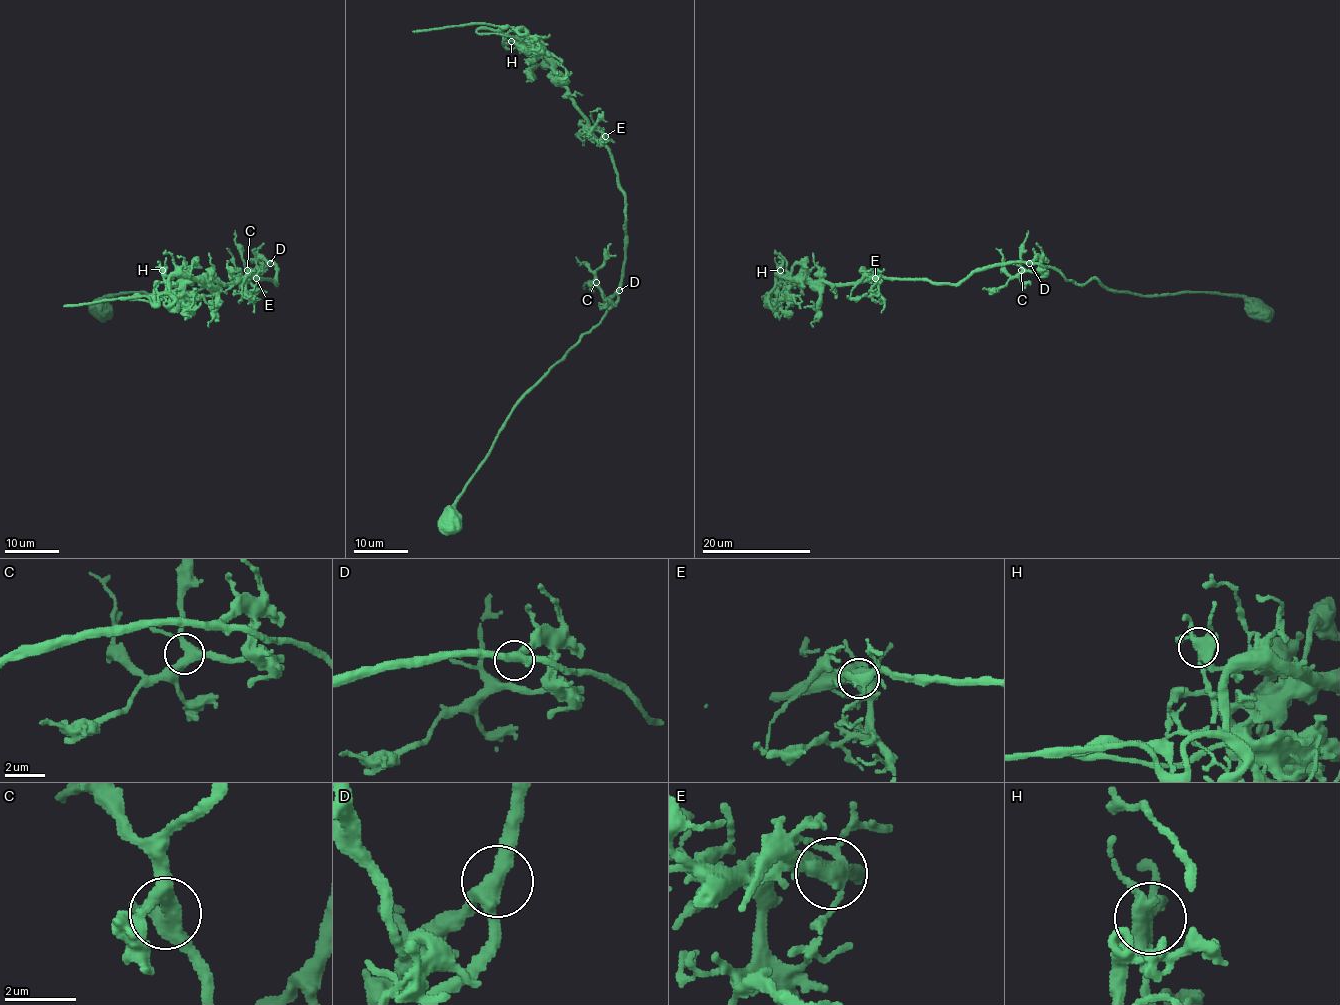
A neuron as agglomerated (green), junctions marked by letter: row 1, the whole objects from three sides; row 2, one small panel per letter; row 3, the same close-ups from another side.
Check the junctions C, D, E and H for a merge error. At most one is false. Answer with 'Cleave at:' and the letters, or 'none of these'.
Cleave at: none of these

